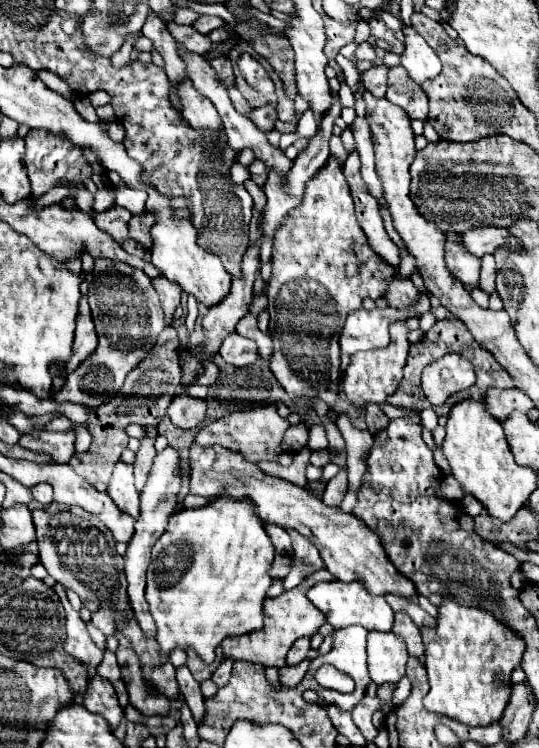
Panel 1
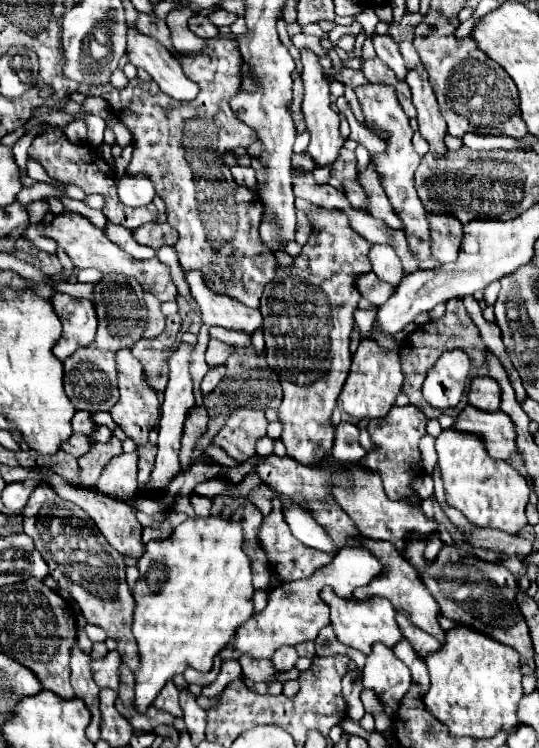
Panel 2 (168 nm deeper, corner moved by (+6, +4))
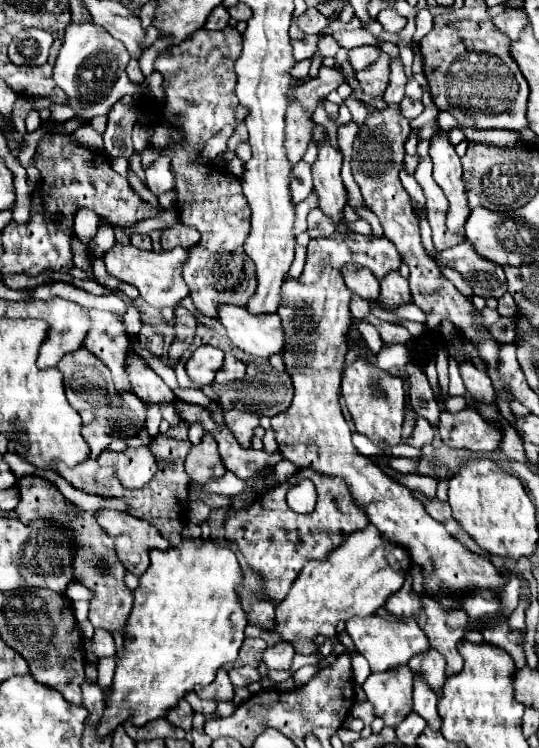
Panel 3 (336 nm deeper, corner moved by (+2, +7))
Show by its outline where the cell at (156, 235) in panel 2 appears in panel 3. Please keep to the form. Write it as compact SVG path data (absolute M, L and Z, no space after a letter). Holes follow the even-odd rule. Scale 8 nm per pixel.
M176 223L174 227L166 228L166 231L162 233L162 239L160 239L160 245L163 250L172 250L174 247L186 247L186 249L192 249L192 245L196 245L200 241L200 233L196 227L188 227L184 223Z

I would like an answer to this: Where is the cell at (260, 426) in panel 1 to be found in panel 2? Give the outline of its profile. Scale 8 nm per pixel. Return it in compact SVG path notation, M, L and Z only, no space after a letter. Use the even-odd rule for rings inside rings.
M240 408L230 414L220 432L212 438L212 444L220 446L228 456L238 462L246 462L256 454L256 442L266 436L268 420L262 410Z

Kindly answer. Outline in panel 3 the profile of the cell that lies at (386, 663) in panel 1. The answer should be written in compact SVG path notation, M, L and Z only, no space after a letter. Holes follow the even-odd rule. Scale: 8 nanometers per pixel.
M406 665L402 669L372 673L366 679L366 699L386 727L400 725L412 713L412 681L414 675Z

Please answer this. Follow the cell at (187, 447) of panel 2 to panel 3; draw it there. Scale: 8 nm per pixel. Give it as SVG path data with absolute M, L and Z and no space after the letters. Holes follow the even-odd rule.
M204 435L202 443L192 447L186 457L186 473L196 483L208 483L210 479L220 479L226 473L212 435Z

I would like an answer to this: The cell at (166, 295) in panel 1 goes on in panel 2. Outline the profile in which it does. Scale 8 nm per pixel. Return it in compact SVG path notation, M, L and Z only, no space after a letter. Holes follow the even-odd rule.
M146 294L144 300L146 300L146 306L148 306L148 326L144 330L144 336L146 338L156 338L166 328L166 318L164 318L164 314L160 310L162 302L156 300L156 296L152 296L152 294Z

